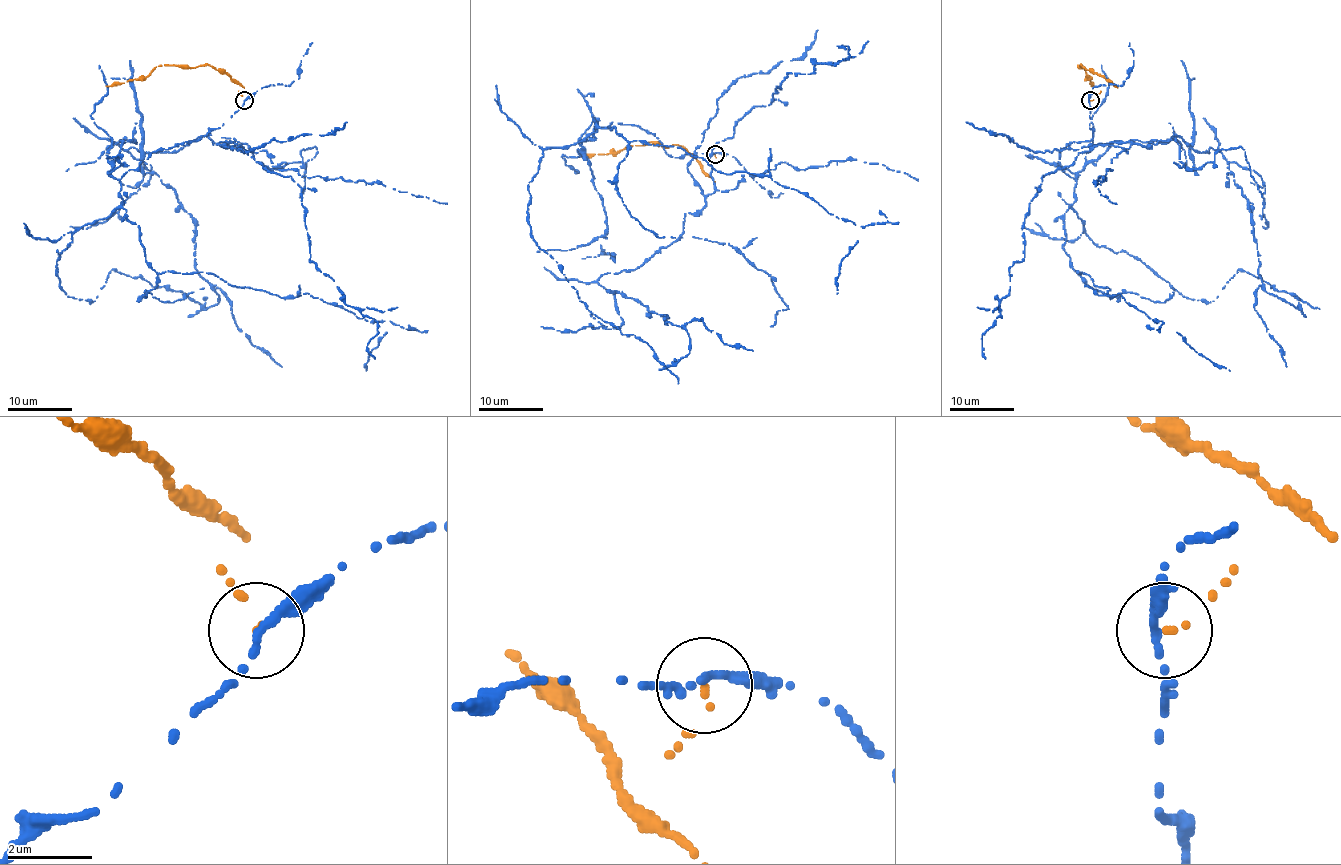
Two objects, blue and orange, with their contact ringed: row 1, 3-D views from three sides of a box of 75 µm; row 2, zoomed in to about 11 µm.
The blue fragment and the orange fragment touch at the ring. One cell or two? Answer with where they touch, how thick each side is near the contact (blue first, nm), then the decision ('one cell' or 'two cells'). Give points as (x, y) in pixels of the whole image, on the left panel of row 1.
(244, 100) | 170/100 nm | two cells

